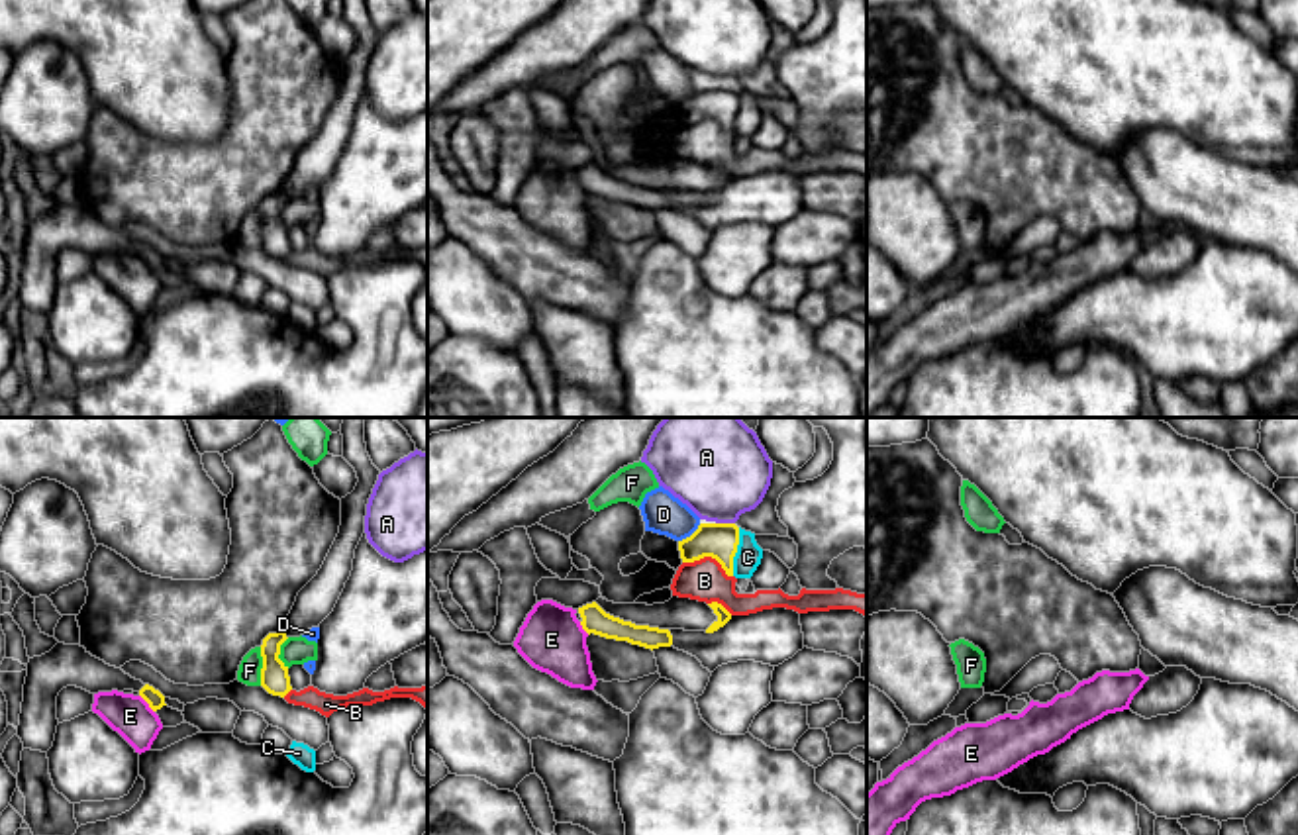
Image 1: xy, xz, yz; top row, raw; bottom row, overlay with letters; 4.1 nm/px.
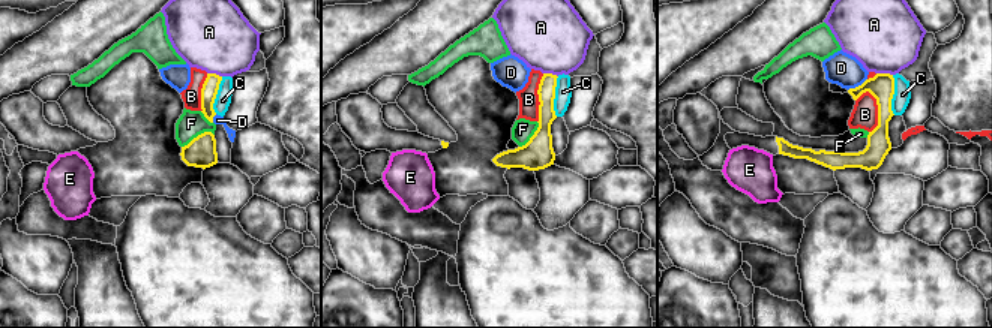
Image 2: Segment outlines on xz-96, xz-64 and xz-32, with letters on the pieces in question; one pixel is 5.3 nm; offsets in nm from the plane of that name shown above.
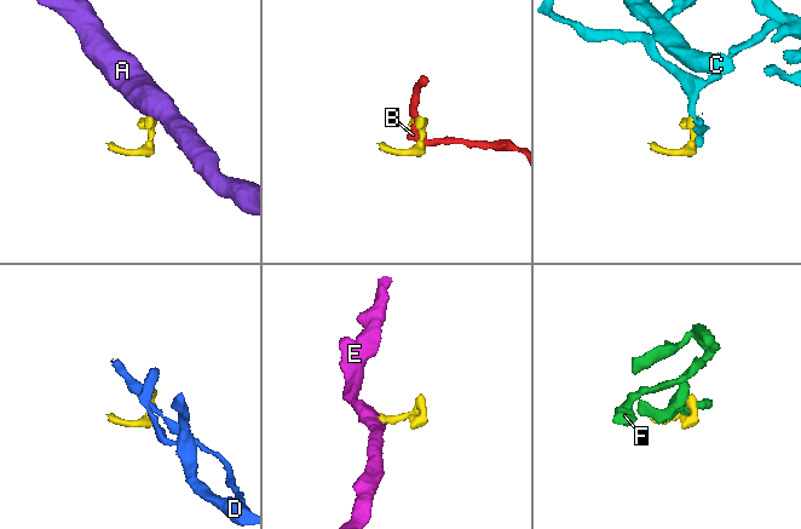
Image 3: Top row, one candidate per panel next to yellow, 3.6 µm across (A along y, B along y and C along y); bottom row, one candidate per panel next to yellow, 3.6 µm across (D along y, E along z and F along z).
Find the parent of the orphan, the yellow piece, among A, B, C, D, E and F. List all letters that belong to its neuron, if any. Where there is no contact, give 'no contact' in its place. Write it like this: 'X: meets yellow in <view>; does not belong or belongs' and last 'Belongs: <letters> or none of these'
A: meets yellow in xz; does not belong
B: meets yellow in xz; does not belong
C: meets yellow in xz; does not belong
D: meets yellow in xz; does not belong
E: meets yellow in xy; does not belong
F: meets yellow in xy; does not belong
Belongs: none of these

